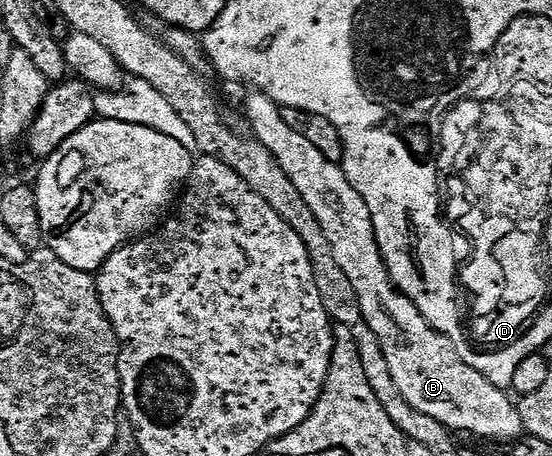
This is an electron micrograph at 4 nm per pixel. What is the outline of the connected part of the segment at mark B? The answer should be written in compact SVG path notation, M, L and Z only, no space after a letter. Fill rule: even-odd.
M253 96L245 100L245 112L253 127L252 135L271 150L275 162L283 166L283 174L295 182L295 190L299 190L299 194L303 194L303 202L311 206L311 214L319 218L323 234L327 234L331 241L335 262L339 262L343 274L347 274L355 289L355 298L359 298L359 310L363 310L367 326L375 330L375 338L379 338L379 346L383 346L387 367L391 369L391 378L395 378L395 386L399 386L399 394L403 394L419 414L427 414L427 418L443 422L443 426L454 434L470 432L473 436L486 436L489 440L520 440L525 427L520 407L509 401L510 393L483 378L479 370L467 366L467 362L459 358L455 346L451 346L451 338L432 328L427 318L423 318L421 311L389 277L389 266L376 241L371 210L367 210L367 202L363 202L359 190L351 186L344 167L328 161L308 141L304 131L297 129L296 132L285 121L286 113L275 101Z

